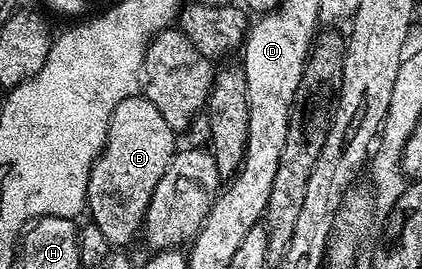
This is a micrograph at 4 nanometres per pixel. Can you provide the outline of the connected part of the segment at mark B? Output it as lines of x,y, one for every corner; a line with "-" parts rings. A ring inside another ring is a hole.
139,93
120,101
116,109
112,109
112,117
108,121
108,137
106,145
98,155
98,160
90,167
88,177
88,193
86,194
86,205
89,218
97,225
100,232
110,243
111,248
122,249
136,235
143,230
146,210
149,202
152,201
153,190
163,177
164,171
168,169
176,152
176,132
170,128
168,121
164,121
164,116
160,114
160,109
152,105
145,95

